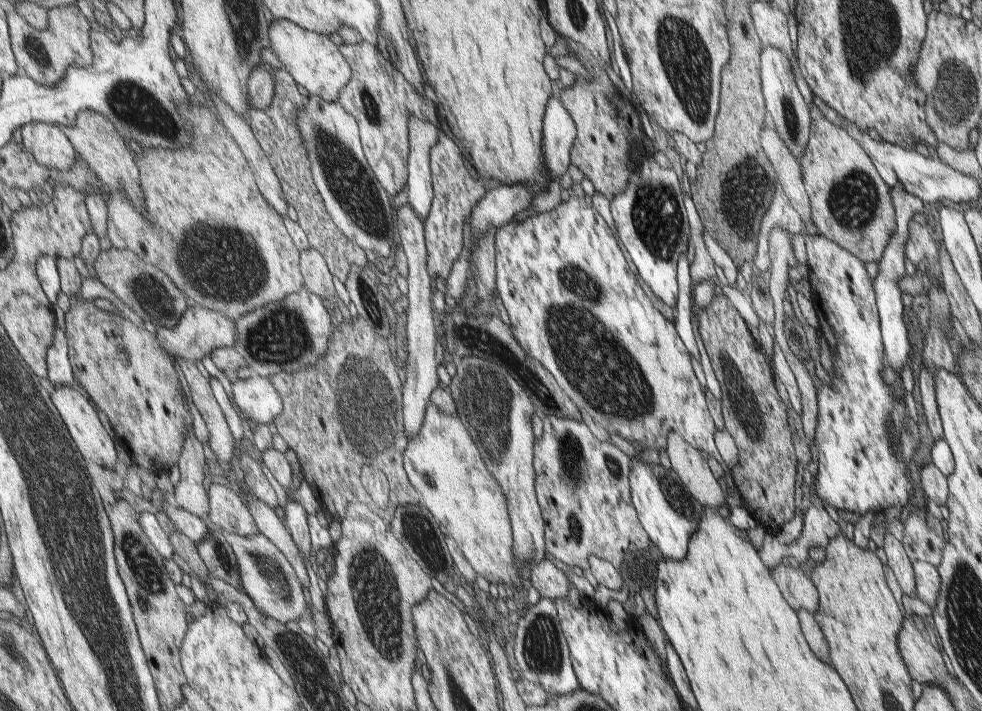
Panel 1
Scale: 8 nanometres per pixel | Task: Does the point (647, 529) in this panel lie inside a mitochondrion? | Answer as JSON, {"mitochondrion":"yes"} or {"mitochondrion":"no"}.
{"mitochondrion":"no"}

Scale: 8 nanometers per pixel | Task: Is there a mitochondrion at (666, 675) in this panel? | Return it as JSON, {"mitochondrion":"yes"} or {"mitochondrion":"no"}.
{"mitochondrion":"no"}

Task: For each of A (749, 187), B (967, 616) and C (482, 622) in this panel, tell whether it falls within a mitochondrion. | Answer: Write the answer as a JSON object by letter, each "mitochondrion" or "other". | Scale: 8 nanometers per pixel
{"A":"mitochondrion","B":"mitochondrion","C":"other"}

